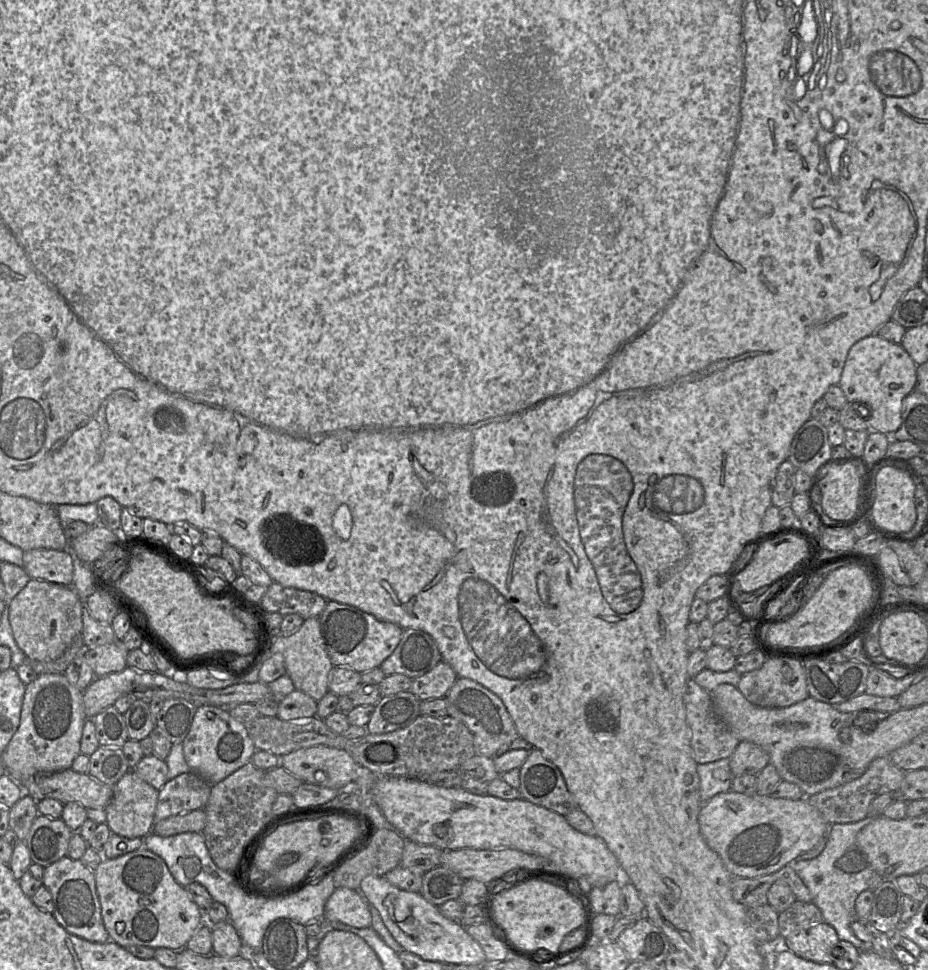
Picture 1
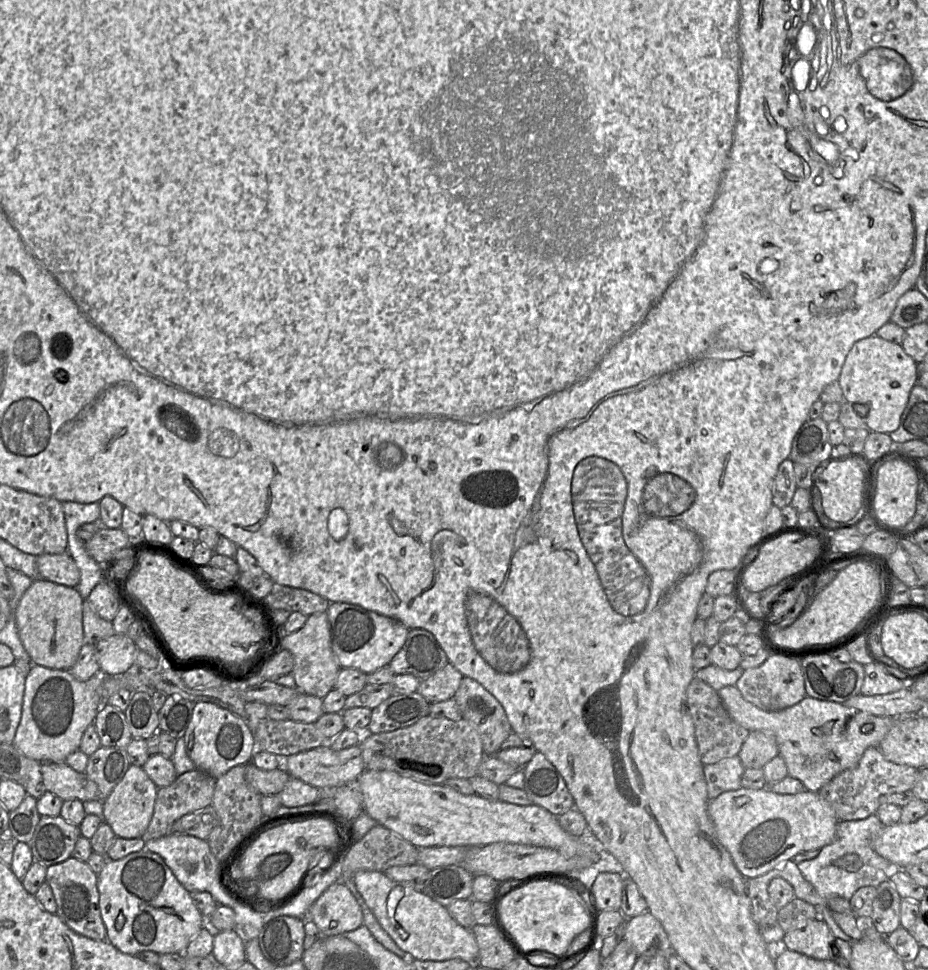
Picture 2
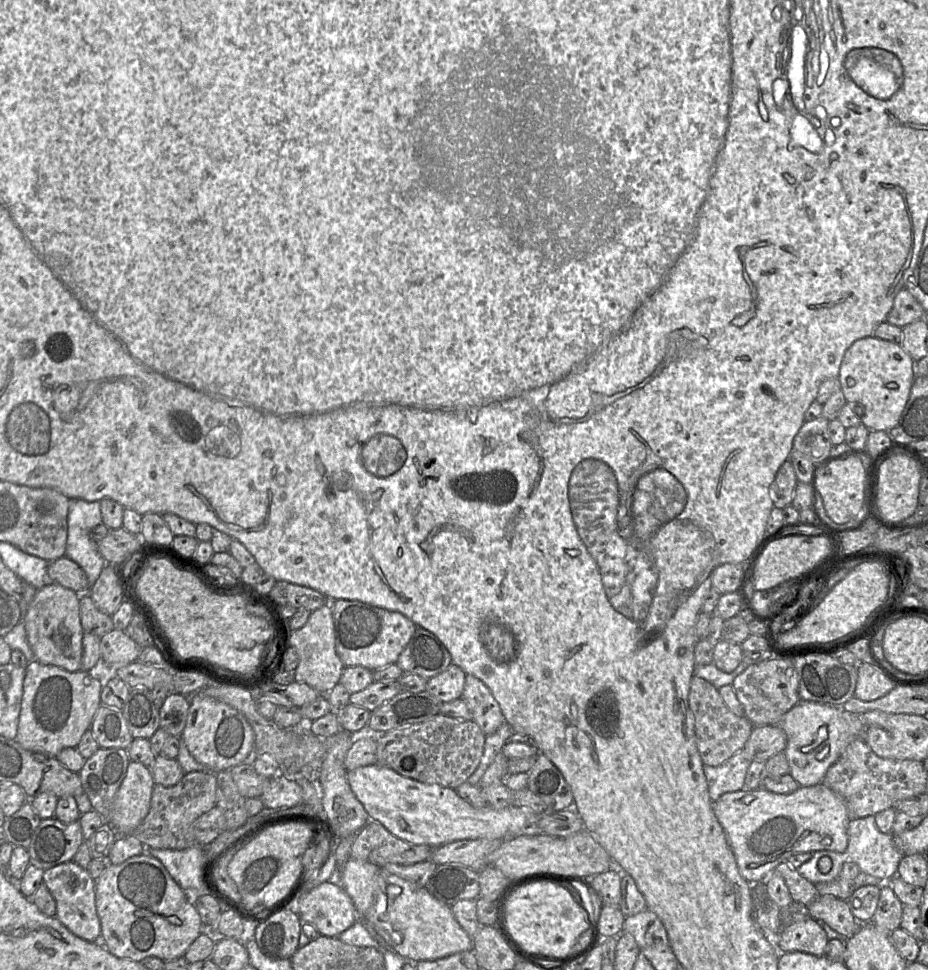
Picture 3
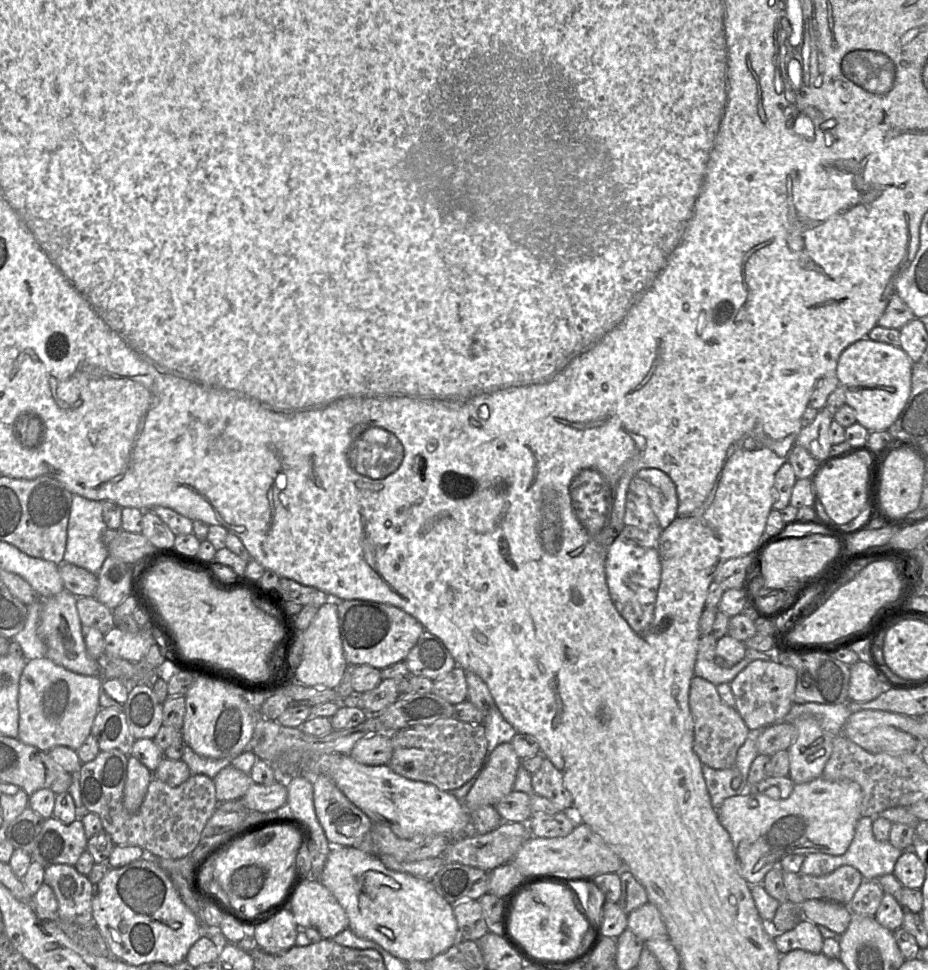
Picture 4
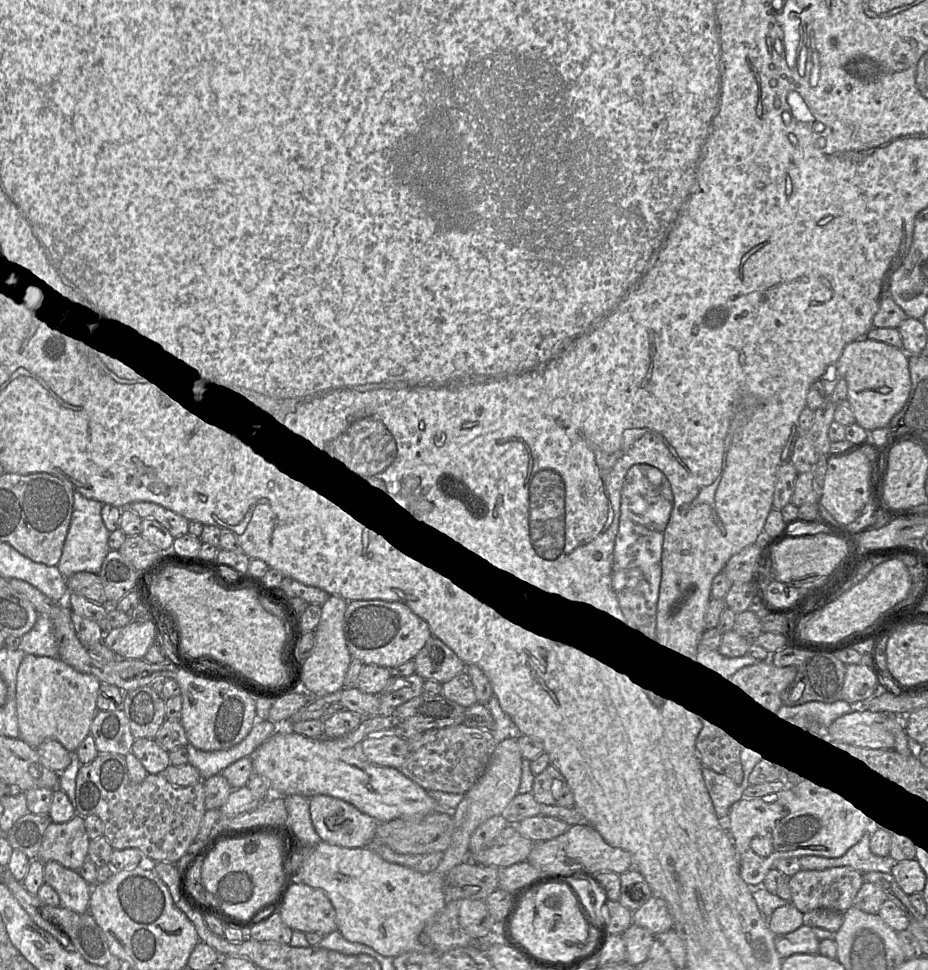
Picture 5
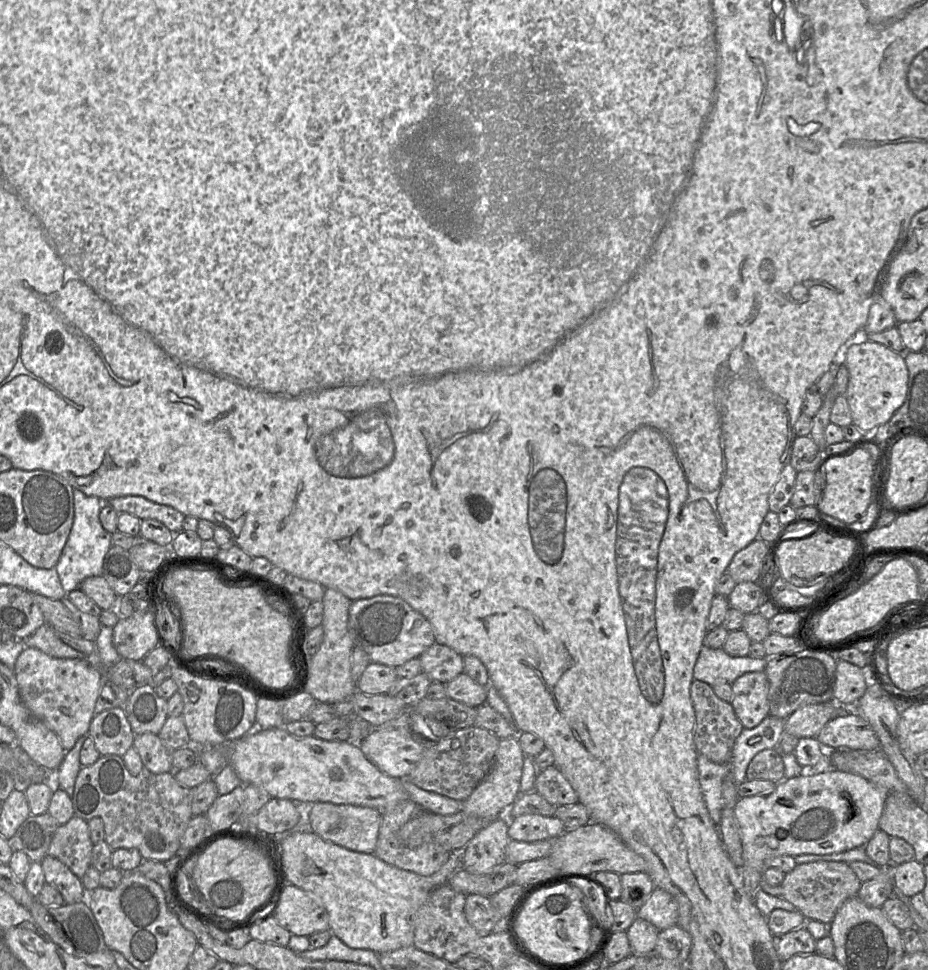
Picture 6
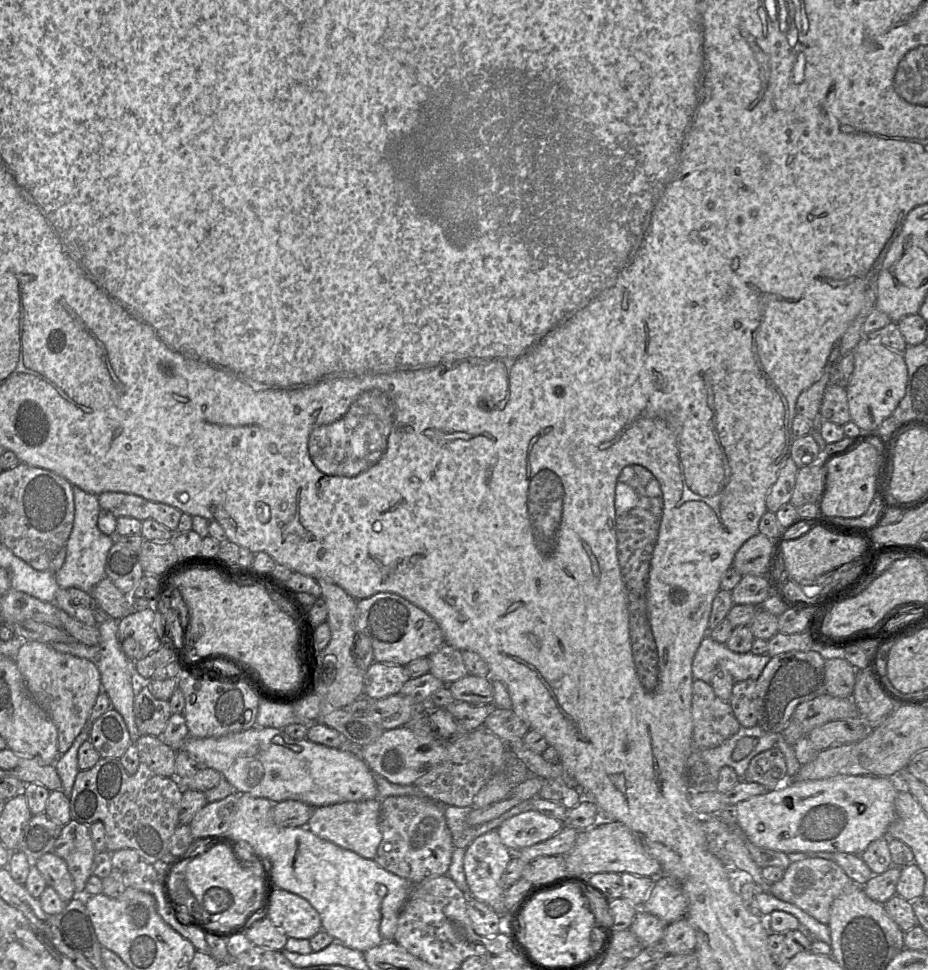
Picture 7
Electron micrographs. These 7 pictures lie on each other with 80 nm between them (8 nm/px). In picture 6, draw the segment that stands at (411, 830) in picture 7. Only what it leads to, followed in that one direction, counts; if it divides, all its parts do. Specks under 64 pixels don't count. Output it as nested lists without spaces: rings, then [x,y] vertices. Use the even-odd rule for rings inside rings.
[[[411,799],[399,802],[394,808],[381,814],[381,823],[374,854],[387,864],[416,873],[421,876],[430,876],[438,871],[449,859],[450,852],[435,843],[423,843],[416,848],[408,848],[400,844],[398,832],[400,828],[422,810]]]

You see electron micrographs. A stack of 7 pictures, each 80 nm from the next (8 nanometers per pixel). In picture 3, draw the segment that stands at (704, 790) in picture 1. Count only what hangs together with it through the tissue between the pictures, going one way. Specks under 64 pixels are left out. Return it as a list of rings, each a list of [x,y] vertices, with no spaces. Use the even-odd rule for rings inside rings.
[[[739,749],[718,766],[703,766],[709,796],[713,803],[724,793],[745,788],[745,777],[750,763],[751,761],[746,757],[744,749]]]

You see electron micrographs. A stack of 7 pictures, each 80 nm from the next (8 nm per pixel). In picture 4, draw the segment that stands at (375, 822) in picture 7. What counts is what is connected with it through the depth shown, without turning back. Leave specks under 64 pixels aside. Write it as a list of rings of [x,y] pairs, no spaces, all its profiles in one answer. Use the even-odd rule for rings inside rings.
[[[315,775],[310,780],[313,784],[315,813],[329,843],[333,847],[358,848],[373,821],[348,799],[327,775]]]

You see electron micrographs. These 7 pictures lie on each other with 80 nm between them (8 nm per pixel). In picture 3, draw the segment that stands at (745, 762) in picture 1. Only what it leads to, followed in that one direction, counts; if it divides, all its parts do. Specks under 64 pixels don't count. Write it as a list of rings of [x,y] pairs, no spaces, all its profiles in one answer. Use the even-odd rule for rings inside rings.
[[[777,724],[754,726],[744,745],[749,761],[767,761],[771,756],[783,752],[787,745],[787,735]]]

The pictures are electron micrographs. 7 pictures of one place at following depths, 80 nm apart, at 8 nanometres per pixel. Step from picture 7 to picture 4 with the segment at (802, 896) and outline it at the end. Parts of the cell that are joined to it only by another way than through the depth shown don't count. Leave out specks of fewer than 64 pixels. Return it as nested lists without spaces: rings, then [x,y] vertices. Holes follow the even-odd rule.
[[[842,865],[823,876],[800,874],[800,889],[805,900],[821,899],[848,906],[863,881],[857,869]]]

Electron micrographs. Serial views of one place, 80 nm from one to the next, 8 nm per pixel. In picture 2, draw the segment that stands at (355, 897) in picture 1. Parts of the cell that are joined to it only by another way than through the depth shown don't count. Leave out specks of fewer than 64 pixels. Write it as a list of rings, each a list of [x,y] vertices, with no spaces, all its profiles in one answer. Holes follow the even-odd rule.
[[[341,881],[332,884],[308,911],[323,937],[344,935],[363,925],[362,909]]]

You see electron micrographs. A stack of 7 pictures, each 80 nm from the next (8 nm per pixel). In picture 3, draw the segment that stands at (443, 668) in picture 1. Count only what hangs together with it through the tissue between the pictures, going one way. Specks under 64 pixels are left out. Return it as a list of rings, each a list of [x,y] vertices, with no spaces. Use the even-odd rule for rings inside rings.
[[[450,664],[444,671],[427,680],[426,690],[441,702],[461,698],[466,673],[457,665]]]

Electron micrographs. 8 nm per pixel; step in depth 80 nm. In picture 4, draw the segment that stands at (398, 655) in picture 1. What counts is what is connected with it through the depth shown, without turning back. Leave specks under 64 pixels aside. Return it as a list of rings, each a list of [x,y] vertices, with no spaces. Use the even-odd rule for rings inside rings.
[[[426,630],[422,632],[404,661],[410,675],[425,676],[433,681],[442,678],[456,666],[453,656],[443,642]]]

